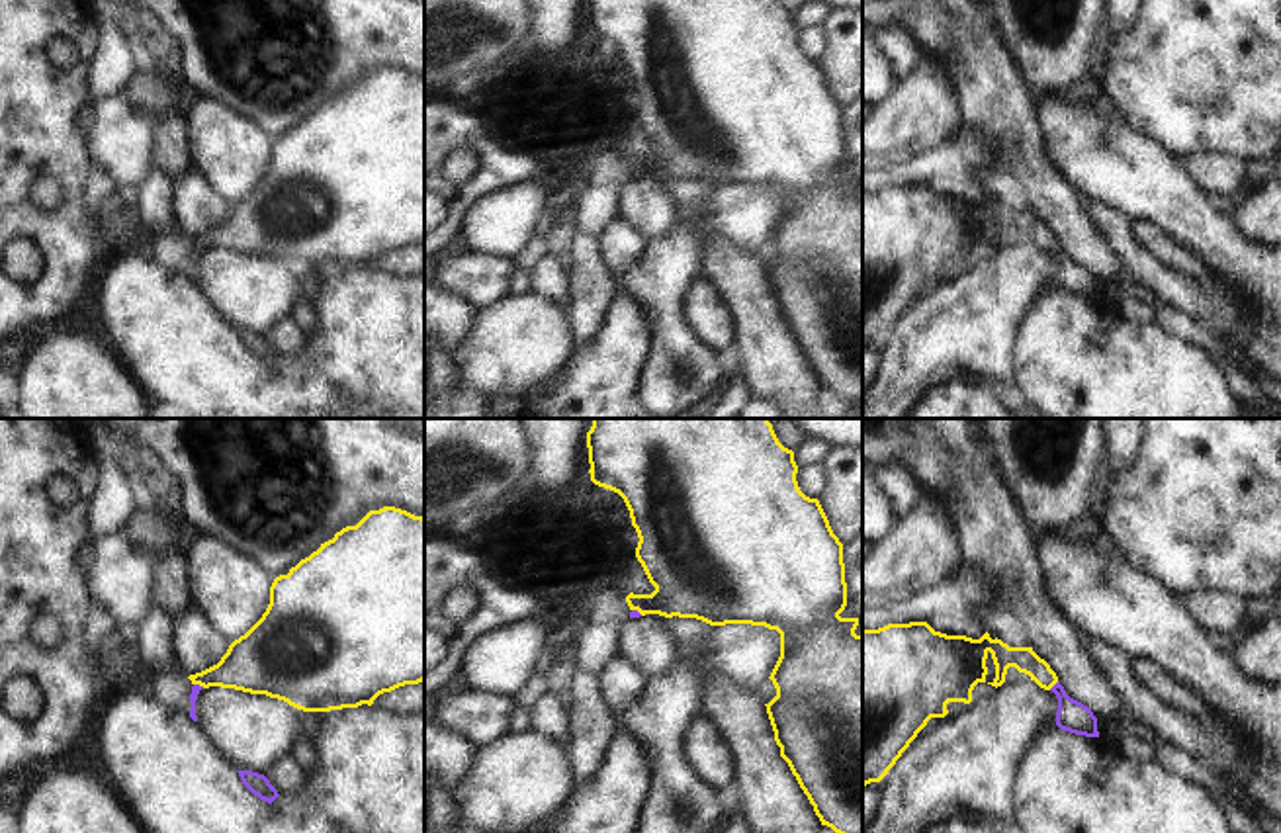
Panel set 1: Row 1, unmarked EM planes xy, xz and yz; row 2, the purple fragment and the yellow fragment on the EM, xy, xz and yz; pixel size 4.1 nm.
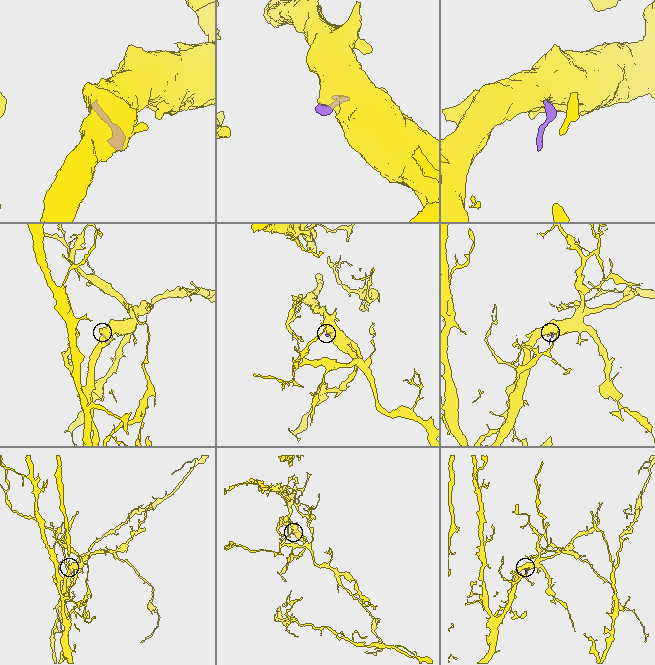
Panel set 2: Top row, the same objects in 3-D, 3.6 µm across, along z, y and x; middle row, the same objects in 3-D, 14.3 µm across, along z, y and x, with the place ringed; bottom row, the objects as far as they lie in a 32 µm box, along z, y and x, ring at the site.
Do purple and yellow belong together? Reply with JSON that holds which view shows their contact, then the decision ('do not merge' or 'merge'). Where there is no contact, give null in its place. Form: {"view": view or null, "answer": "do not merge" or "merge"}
{"view": "xy", "answer": "merge"}

